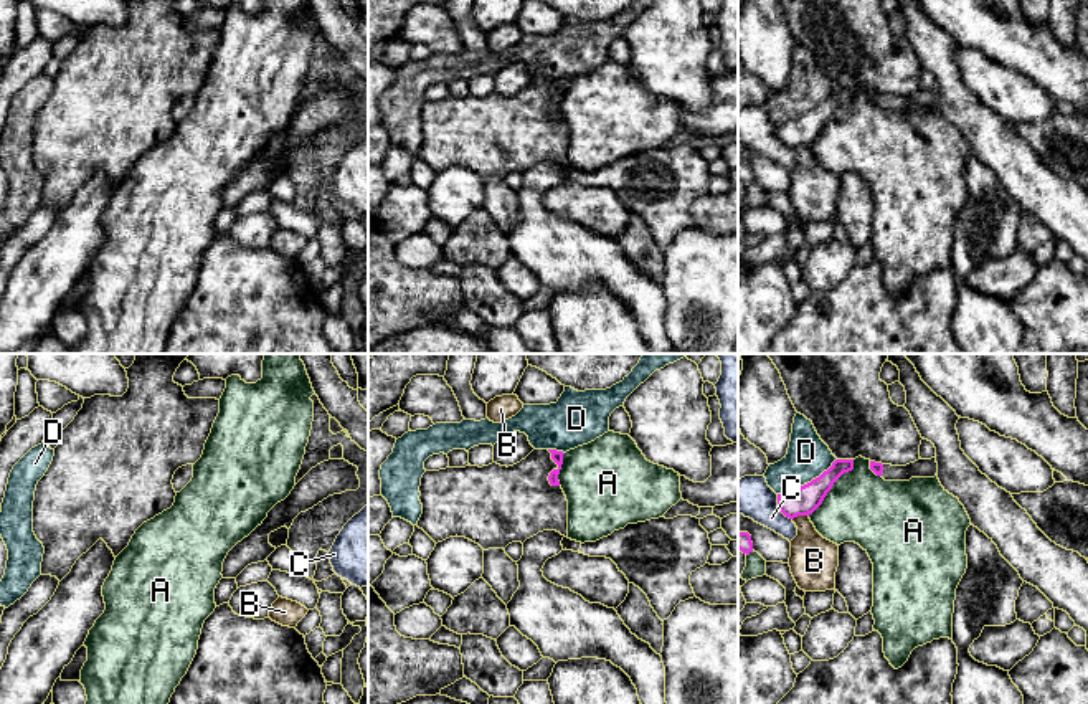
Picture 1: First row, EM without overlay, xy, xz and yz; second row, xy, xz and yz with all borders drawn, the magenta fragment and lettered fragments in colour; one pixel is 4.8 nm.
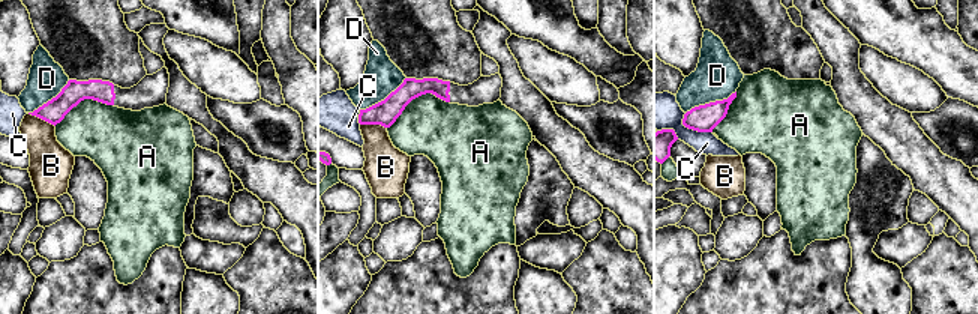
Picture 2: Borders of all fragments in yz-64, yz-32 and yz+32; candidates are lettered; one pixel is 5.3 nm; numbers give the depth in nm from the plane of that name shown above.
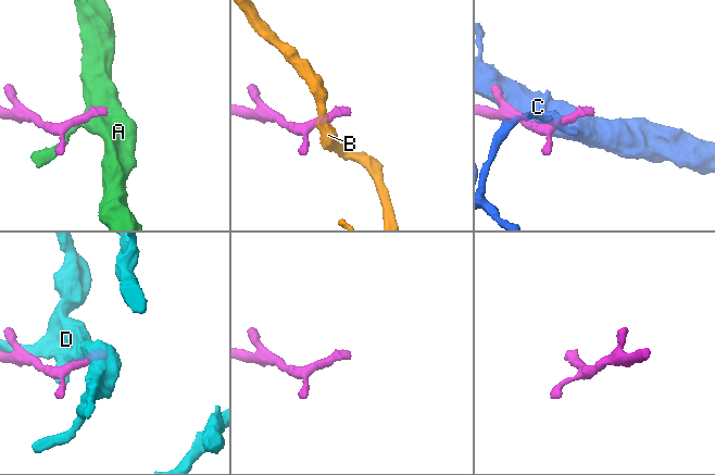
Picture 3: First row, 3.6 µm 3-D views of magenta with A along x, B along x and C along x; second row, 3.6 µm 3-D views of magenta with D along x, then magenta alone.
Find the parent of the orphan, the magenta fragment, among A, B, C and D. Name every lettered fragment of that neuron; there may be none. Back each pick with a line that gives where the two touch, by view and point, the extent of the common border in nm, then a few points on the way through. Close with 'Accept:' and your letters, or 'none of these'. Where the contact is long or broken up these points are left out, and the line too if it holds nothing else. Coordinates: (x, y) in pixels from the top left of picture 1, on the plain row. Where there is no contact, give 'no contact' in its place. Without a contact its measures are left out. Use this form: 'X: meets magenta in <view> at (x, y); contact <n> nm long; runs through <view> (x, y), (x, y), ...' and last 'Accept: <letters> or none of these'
Accept: none of these

